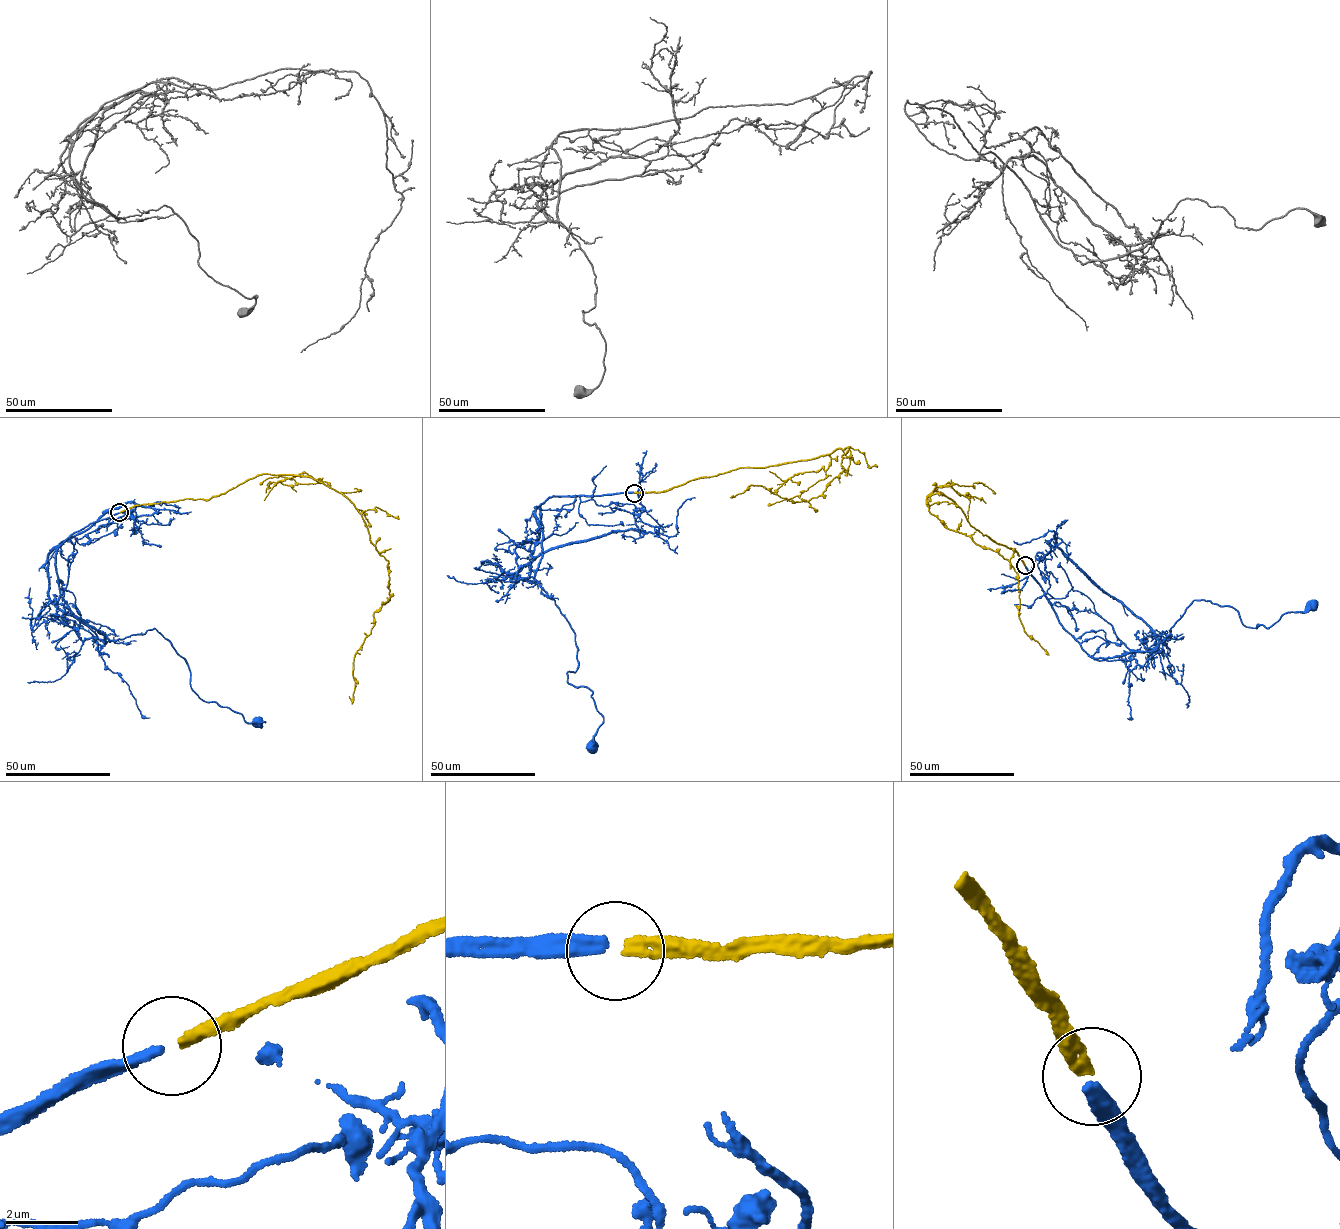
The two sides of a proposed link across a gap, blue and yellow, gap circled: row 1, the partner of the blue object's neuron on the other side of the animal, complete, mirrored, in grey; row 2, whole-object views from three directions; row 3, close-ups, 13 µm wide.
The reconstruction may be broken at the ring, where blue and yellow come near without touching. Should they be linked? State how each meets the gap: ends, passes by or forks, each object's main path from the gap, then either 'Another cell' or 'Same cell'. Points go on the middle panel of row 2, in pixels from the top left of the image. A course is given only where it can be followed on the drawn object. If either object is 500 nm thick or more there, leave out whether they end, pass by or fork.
At the ring blue ends. At the ring yellow ends. Course of blue: (633, 492), (535, 507), (535, 580), (575, 633), (567, 681), (592, 692), (603, 717), (591, 747). Course of yellow: (634, 493), (849, 447), (841, 457), (844, 469), (822, 494), (808, 501), (794, 502), (751, 484), (732, 496). Same cell

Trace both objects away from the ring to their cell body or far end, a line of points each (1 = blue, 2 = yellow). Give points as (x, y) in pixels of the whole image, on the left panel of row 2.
1: (119, 512), (57, 550), (61, 598), (105, 643), (155, 629), (184, 659), (199, 698), (258, 723)
2: (120, 512), (210, 499), (266, 473), (309, 476), (340, 492), (388, 561), (390, 595), (354, 657), (349, 696)

